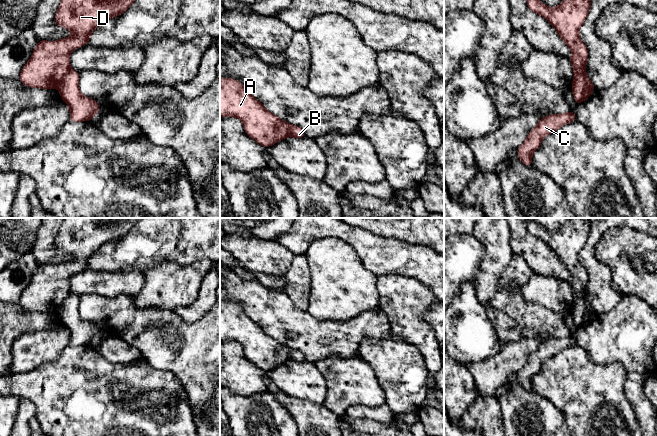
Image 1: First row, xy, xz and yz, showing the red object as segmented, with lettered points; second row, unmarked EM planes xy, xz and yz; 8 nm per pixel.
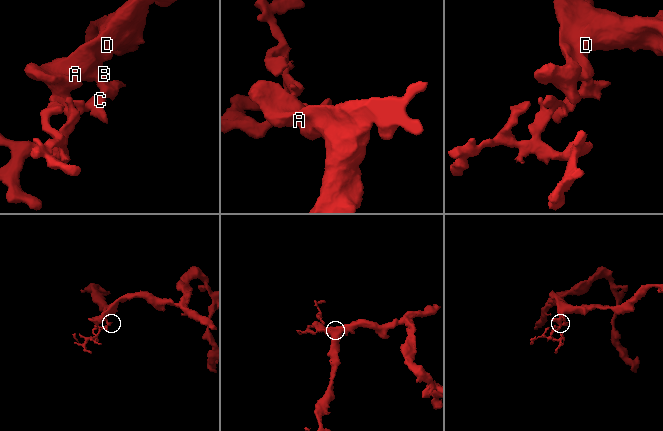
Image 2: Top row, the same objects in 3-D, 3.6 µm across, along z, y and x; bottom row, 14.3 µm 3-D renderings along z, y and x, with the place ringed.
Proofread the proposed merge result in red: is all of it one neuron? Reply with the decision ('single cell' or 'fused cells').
fused cells

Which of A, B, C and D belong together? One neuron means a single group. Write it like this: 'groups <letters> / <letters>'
groups A D / B C

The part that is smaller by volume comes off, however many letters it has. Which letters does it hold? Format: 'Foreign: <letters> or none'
Foreign: B, C

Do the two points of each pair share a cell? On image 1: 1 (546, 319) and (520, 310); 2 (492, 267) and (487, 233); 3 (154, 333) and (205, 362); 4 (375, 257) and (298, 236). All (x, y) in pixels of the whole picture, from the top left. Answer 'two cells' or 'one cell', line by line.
1: one cell
2: one cell
3: one cell
4: one cell

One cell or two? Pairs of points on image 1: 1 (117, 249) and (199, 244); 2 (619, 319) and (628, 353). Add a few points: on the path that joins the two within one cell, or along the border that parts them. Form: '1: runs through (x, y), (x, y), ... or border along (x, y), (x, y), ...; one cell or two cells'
1: runs through (137, 249), (141, 249), (146, 244), (179, 244); one cell
2: runs through (627, 327), (628, 345); one cell

